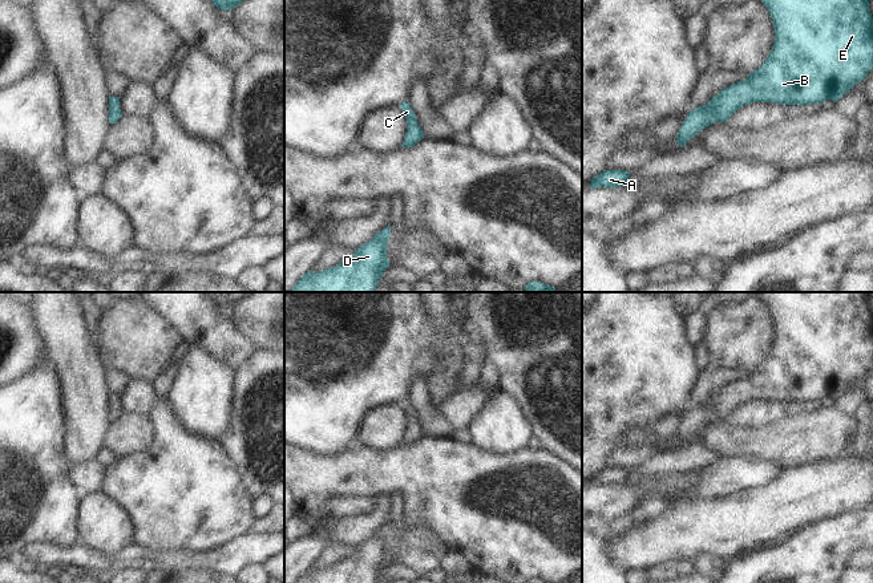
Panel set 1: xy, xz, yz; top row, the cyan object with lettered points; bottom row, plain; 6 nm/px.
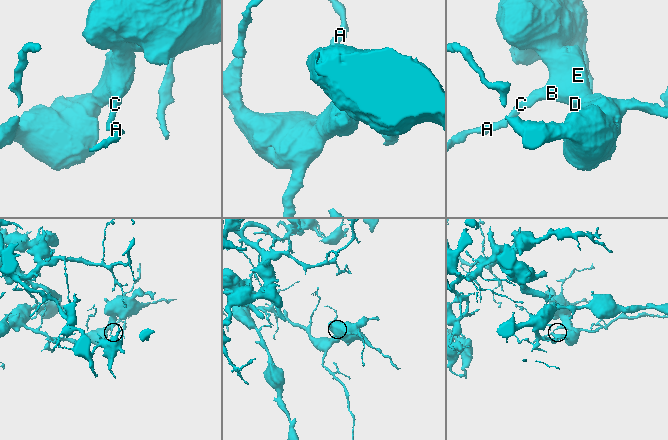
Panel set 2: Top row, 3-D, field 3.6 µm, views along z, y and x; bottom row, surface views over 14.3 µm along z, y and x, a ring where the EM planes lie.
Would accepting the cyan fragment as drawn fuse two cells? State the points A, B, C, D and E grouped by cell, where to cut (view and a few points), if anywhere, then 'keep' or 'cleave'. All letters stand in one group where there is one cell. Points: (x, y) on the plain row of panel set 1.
A B C D E | no cut | keep

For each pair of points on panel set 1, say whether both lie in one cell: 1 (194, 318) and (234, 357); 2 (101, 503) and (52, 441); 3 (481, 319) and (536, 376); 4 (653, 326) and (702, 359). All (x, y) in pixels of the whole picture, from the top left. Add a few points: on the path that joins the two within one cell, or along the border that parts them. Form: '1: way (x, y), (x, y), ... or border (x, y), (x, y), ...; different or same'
1: way (203, 327), (225, 348); same
2: border (81, 496), (77, 526); different
3: way (496, 333), (524, 361); same
4: border (695, 347), (694, 356), (698, 371); different

